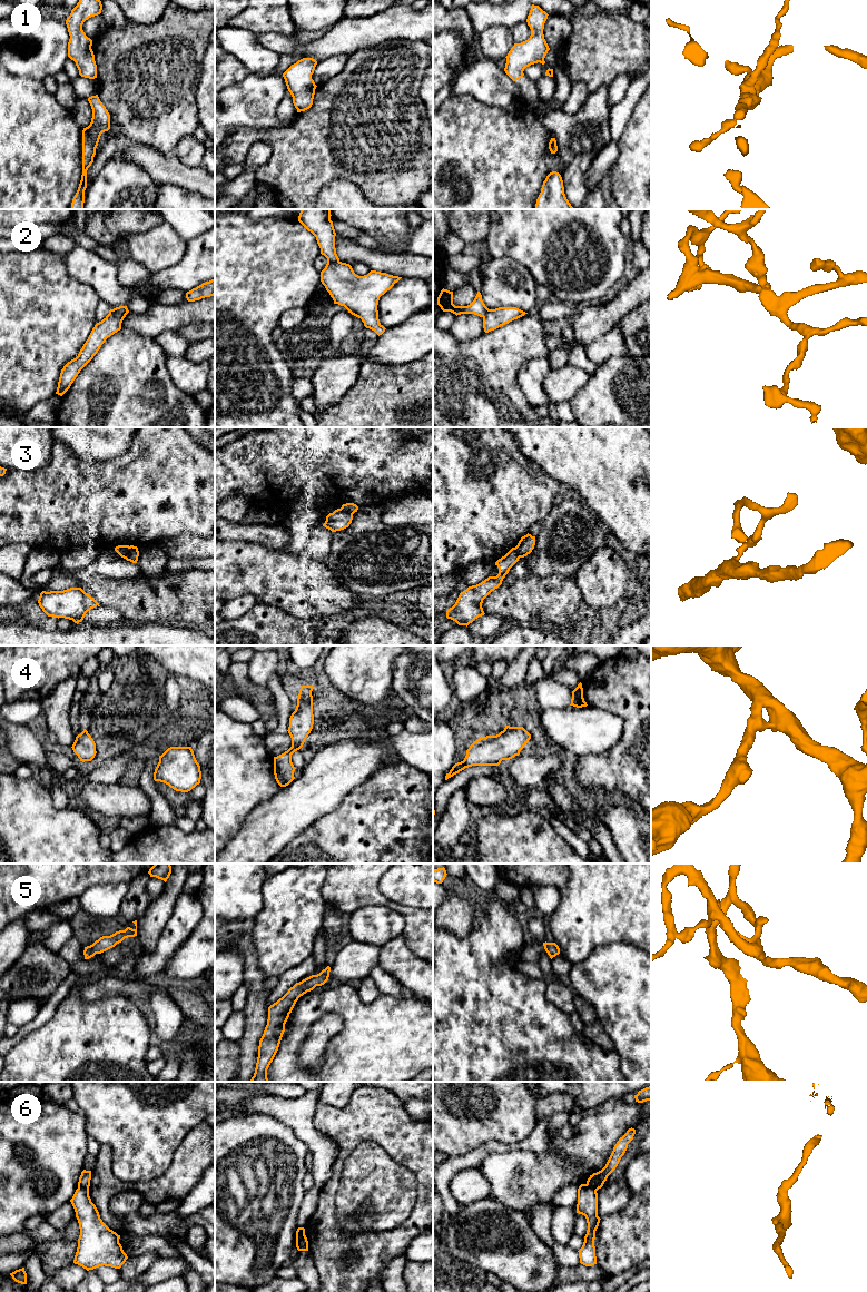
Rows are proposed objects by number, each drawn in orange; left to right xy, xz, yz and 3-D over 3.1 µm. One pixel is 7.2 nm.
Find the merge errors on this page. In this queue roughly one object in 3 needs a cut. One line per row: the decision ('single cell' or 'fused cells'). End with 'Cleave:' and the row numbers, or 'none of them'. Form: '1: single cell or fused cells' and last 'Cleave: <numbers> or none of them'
1: single cell
2: fused cells
3: fused cells
4: single cell
5: single cell
6: fused cells
Cleave: 2, 3, 6

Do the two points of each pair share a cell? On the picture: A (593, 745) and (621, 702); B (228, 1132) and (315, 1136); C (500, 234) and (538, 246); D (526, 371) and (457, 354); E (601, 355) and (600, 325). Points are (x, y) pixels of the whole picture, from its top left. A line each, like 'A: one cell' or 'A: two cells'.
A: two cells
B: two cells
C: one cell
D: two cells
E: two cells

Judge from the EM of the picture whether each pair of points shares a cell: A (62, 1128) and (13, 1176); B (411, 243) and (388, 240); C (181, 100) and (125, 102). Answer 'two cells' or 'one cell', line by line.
A: one cell
B: one cell
C: one cell

